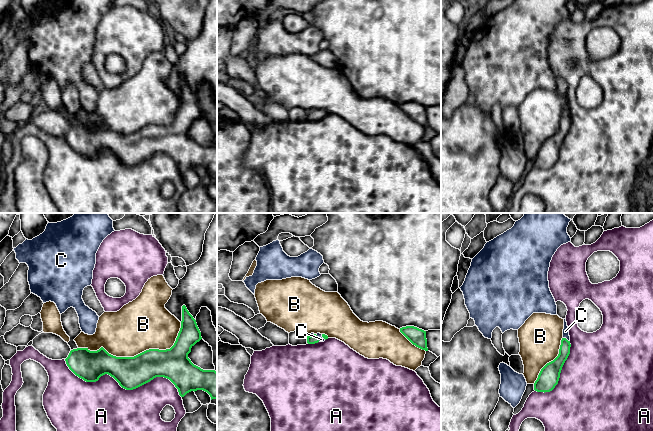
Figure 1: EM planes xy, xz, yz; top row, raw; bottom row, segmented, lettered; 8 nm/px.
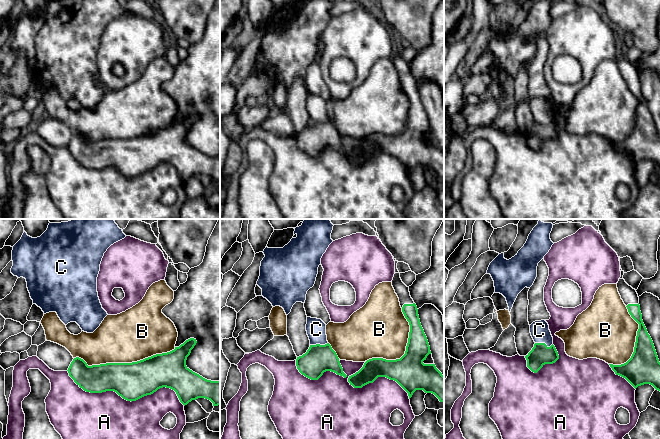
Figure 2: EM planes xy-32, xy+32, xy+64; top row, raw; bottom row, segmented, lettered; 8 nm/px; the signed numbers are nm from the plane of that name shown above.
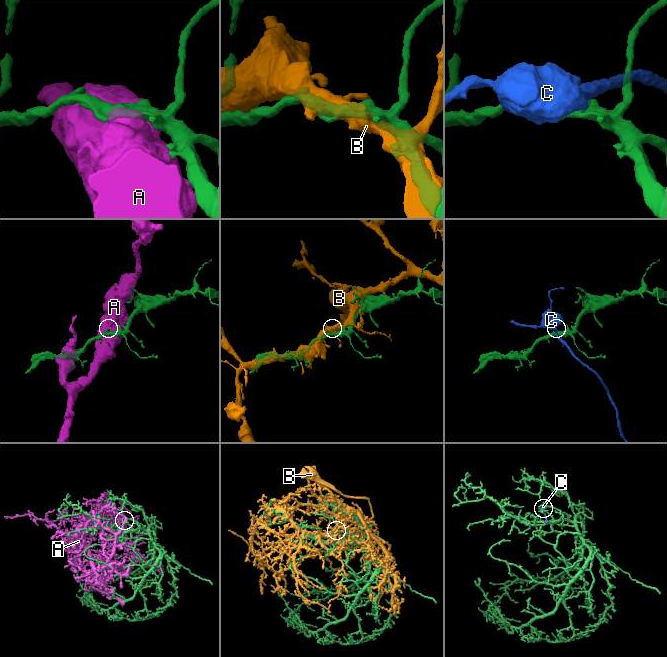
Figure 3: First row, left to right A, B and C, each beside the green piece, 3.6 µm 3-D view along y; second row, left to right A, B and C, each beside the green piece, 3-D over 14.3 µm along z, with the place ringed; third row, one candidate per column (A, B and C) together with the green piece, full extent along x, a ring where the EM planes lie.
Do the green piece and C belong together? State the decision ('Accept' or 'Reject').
Accept

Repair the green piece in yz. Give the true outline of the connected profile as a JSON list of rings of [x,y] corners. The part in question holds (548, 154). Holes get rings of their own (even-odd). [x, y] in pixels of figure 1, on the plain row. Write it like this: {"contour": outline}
{"contour": [[[564,95],[563,114],[558,132],[547,139],[540,147],[534,159],[534,166],[537,168],[550,168],[558,160],[562,143],[570,130],[570,112],[566,95]]]}

